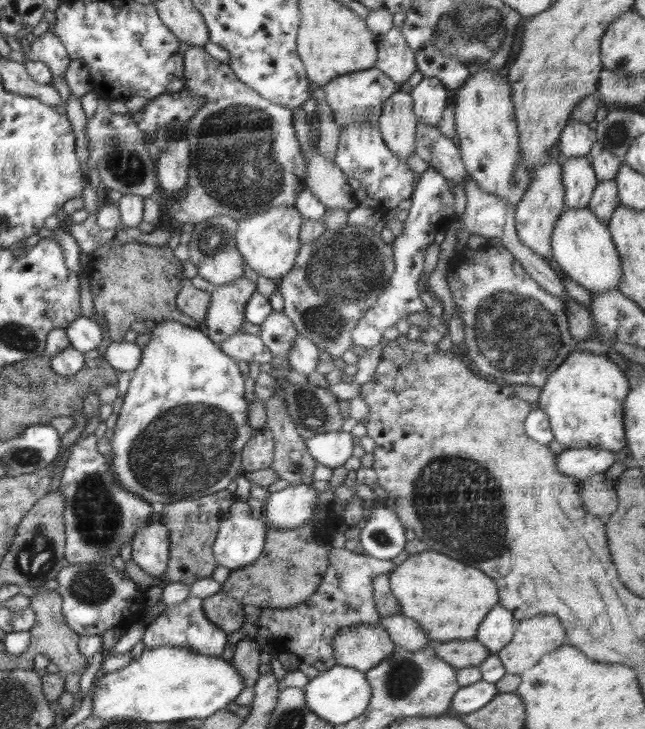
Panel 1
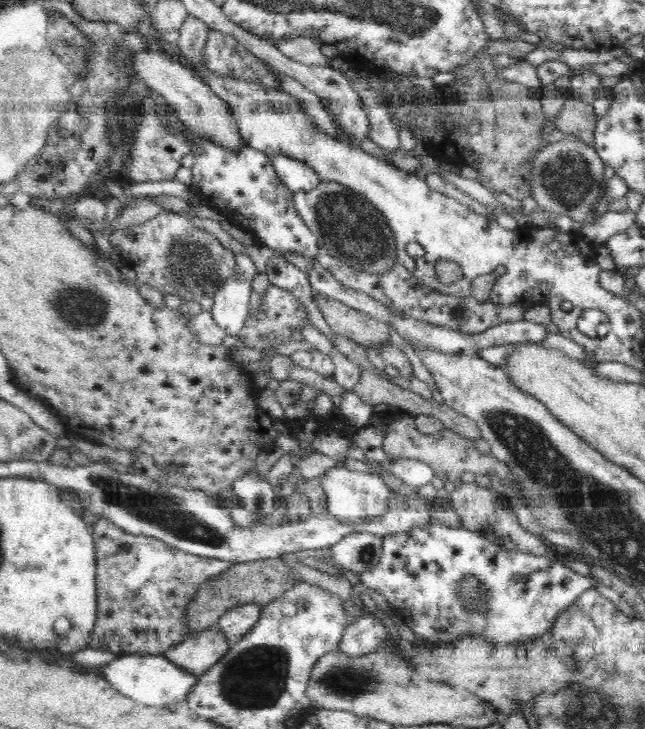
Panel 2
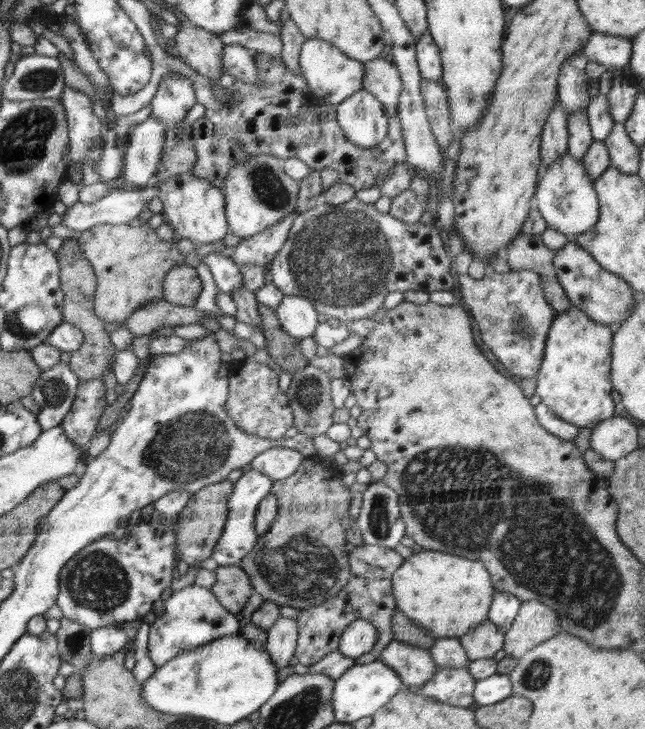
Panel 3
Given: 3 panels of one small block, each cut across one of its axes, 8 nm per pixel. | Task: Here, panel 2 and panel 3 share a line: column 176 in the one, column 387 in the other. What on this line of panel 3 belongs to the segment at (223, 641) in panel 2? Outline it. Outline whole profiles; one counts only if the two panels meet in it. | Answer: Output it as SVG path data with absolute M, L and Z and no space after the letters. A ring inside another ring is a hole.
M394 640L380 651L377 660L393 668L405 687L423 685L438 670L428 649Z

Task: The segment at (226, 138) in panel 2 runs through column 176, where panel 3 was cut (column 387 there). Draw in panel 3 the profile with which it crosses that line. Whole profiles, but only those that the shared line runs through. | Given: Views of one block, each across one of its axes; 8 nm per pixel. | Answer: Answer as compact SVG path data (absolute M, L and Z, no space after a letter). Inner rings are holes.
M386 55L364 62L363 88L371 92L382 104L388 119L397 116L402 81L396 65Z

